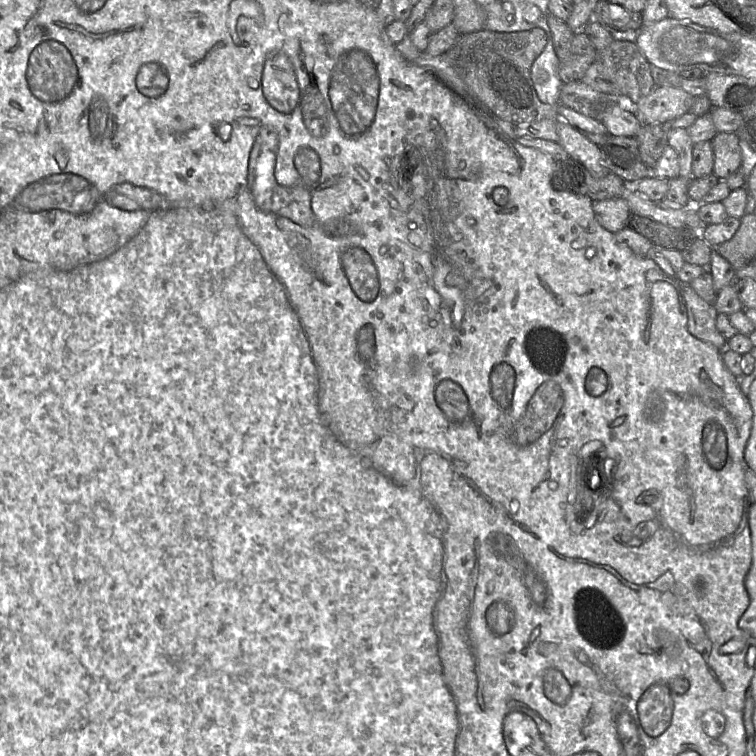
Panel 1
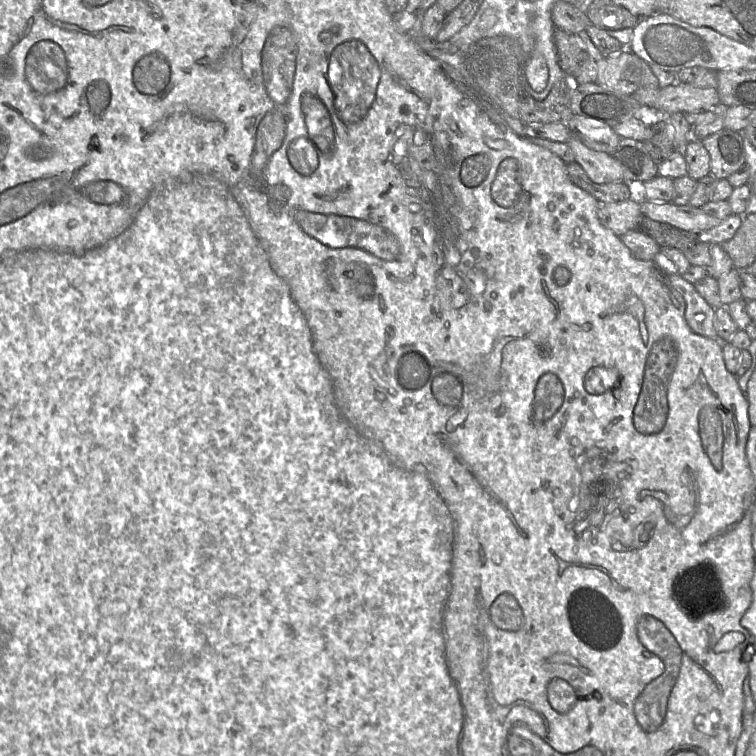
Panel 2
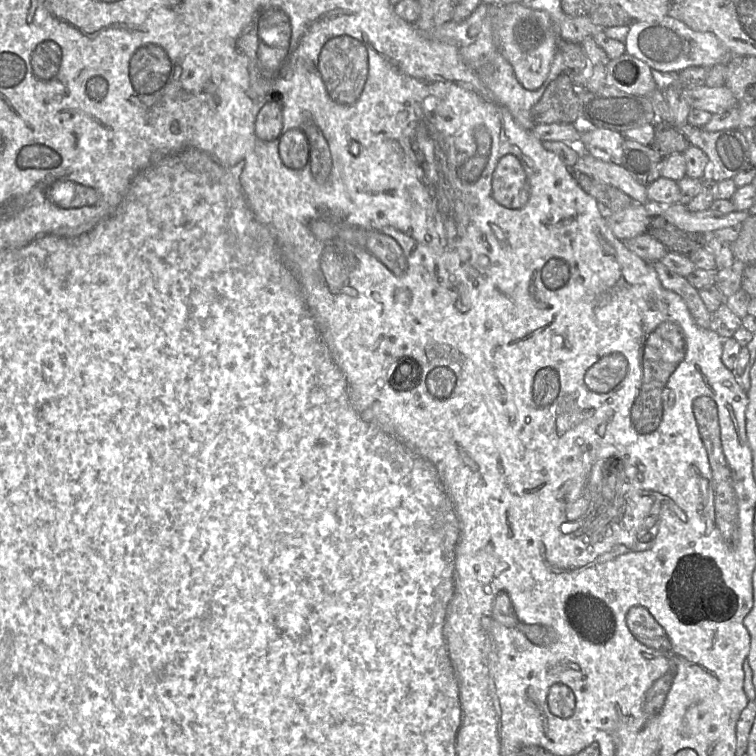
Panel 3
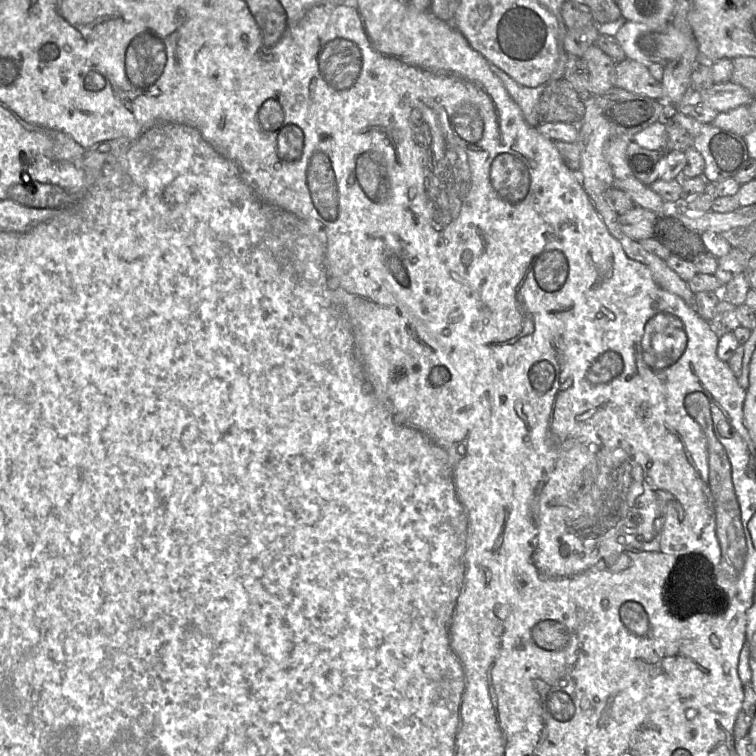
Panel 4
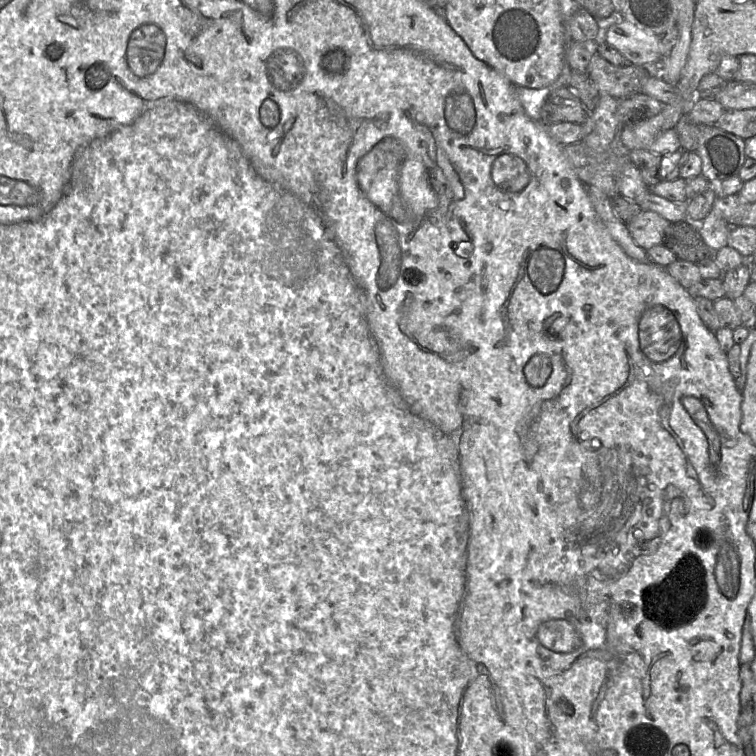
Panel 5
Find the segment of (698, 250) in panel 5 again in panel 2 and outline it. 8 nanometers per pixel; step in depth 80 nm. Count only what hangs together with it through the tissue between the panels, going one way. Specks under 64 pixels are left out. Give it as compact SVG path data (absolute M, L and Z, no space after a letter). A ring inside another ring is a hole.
M646 215L640 217L634 230L654 239L660 248L675 248L682 253L692 249L703 239L700 233L682 230L670 224L655 221Z

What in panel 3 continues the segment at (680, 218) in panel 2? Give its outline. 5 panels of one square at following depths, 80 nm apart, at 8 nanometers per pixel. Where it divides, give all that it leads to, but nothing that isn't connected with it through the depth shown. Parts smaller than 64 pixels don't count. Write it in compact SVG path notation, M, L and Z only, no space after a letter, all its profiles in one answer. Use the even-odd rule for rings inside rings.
M676 203L657 207L658 211L676 227L690 232L711 235L714 231L742 224L749 216L748 211L733 211L728 214L705 211L690 211L685 205Z

